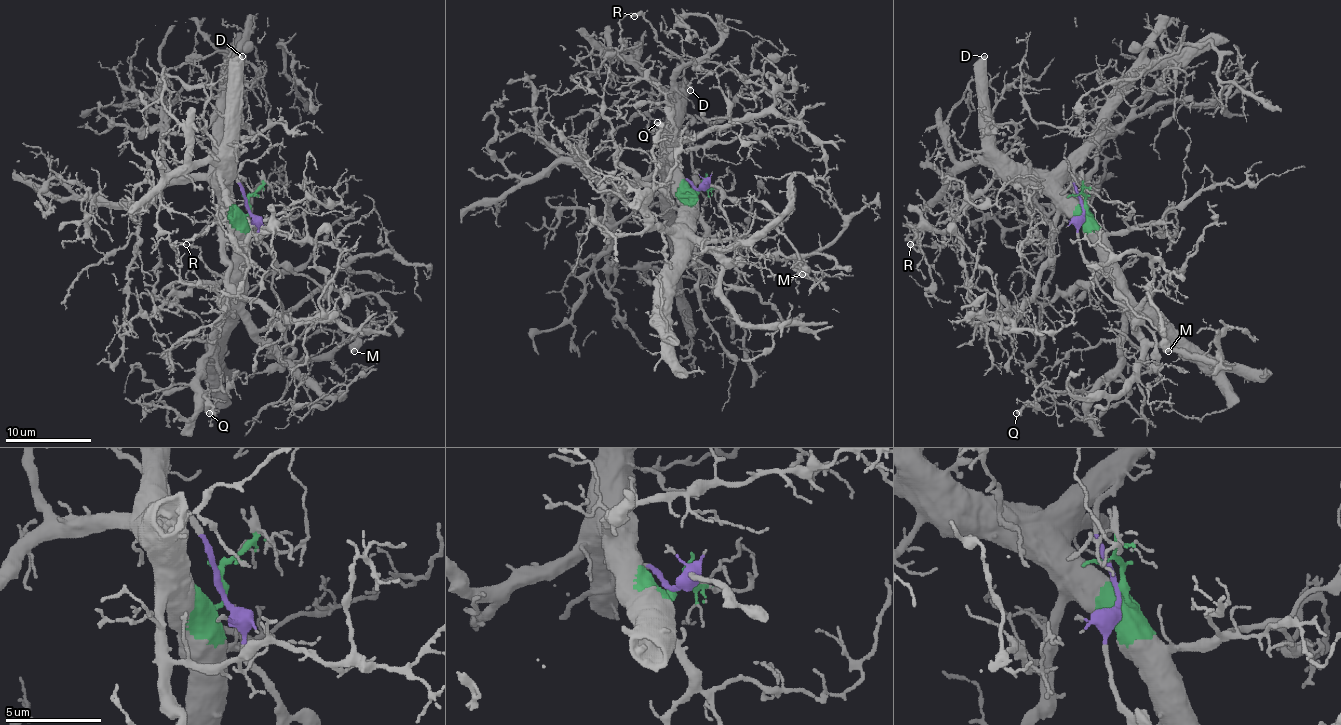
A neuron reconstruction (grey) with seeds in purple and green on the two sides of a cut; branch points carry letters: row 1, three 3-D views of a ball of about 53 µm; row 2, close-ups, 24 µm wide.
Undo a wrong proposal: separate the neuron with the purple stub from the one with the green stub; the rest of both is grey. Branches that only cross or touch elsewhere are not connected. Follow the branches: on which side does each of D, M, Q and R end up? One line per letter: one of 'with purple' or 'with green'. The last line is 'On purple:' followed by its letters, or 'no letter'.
D: with green
M: with purple
Q: with green
R: with green
On purple: M

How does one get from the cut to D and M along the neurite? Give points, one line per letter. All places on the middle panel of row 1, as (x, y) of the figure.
D: (695, 188), (695, 193), (682, 180), (680, 165), (678, 102), (691, 89)
M: (695, 188), (706, 184), (717, 186), (745, 210), (771, 223), (793, 245), (803, 268), (801, 275)

